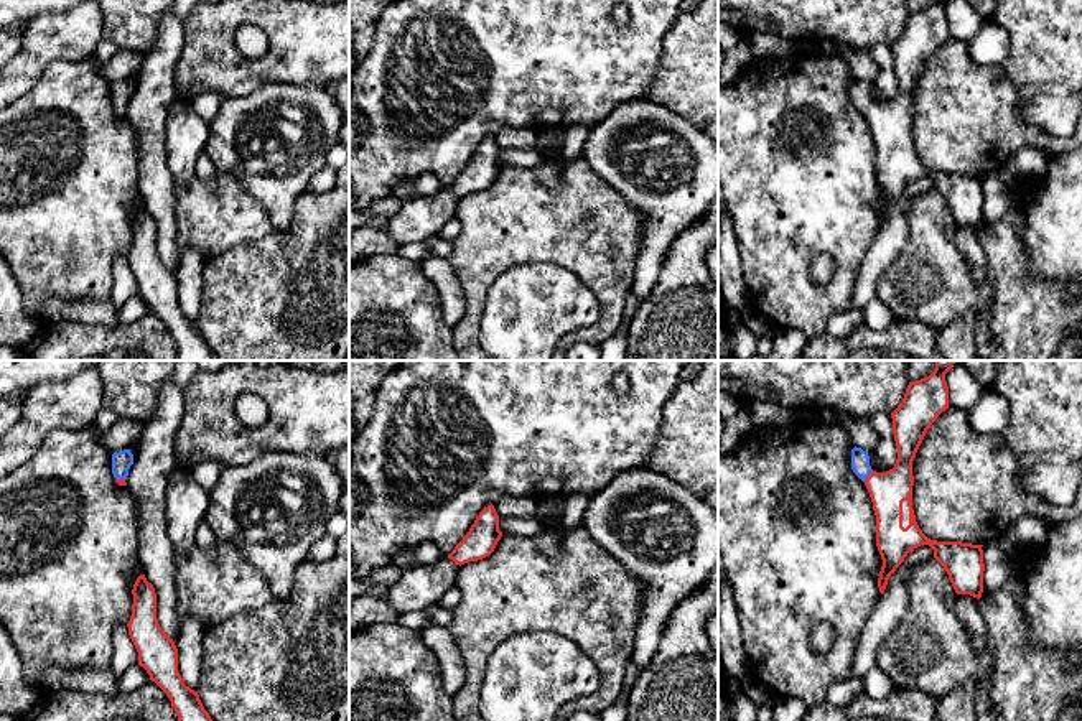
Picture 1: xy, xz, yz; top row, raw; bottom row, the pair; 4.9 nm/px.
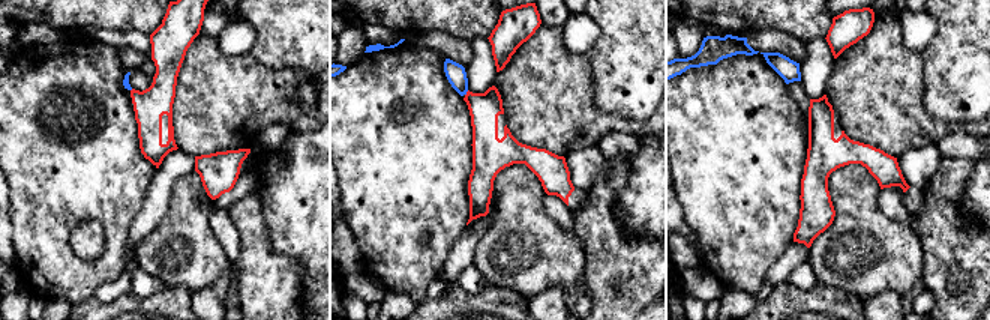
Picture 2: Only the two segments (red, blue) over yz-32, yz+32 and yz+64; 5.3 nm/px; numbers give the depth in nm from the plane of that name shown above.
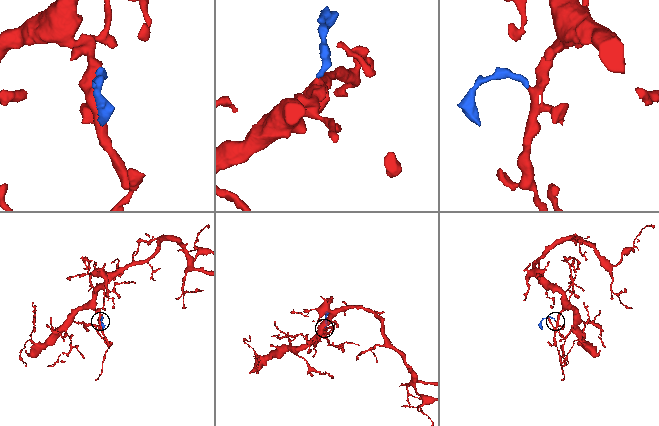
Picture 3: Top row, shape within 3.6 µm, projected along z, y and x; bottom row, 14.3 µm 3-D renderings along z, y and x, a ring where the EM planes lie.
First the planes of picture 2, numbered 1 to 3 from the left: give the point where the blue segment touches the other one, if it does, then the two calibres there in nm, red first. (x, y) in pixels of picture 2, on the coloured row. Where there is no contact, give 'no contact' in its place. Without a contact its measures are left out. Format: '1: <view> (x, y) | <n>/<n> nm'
1: no contact
2: yz+32 (467, 93) | 160/110 nm
3: no contact

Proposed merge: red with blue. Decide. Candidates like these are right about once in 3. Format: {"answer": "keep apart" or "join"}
{"answer": "join"}

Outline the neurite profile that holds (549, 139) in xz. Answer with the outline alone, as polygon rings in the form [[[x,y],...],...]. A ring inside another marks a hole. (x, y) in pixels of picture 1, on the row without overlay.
[[[543,127],[537,133],[535,150],[539,150],[543,155],[562,151],[563,140],[565,140],[563,127]]]

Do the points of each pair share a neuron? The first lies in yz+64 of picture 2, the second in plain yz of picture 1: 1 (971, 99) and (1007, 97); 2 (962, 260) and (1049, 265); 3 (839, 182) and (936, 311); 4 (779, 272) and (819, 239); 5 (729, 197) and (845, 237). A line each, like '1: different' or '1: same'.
1: different
2: different
3: same
4: different
5: same

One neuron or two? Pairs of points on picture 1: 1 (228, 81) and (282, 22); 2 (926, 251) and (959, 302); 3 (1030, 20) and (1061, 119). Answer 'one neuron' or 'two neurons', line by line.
1: one neuron
2: one neuron
3: one neuron

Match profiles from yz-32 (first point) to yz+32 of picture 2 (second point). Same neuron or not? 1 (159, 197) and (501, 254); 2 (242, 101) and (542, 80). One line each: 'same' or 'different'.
1: different
2: same

